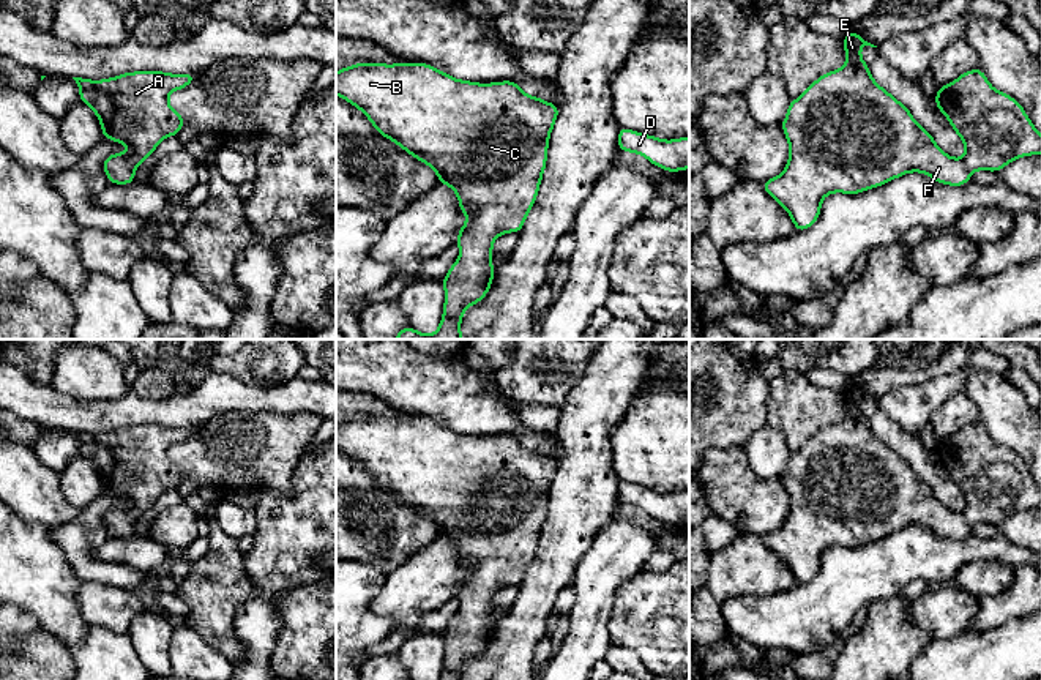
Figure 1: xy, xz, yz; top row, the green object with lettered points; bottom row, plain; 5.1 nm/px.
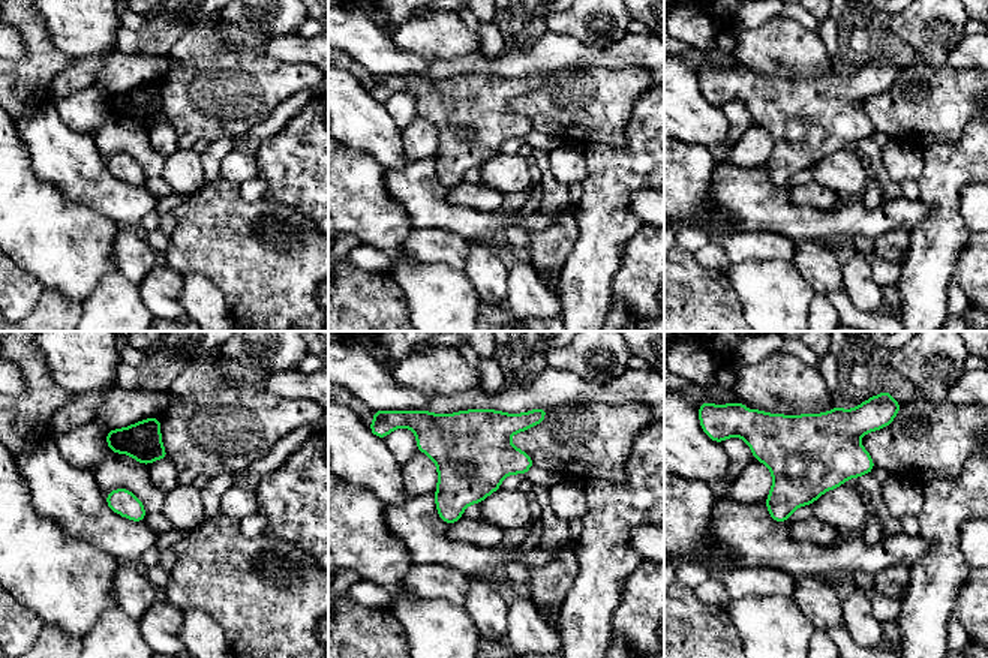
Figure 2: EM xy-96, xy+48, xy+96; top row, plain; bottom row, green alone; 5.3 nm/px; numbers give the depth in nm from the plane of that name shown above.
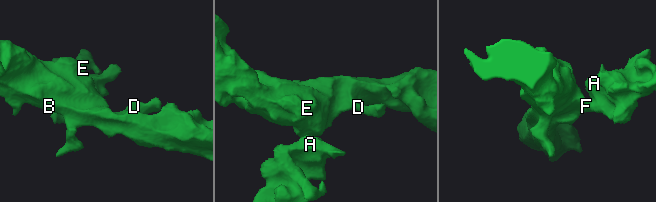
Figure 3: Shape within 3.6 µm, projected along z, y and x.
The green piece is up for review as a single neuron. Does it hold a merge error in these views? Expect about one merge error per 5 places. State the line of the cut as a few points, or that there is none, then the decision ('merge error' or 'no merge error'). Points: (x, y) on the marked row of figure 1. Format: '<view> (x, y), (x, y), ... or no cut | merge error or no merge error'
no cut | no merge error

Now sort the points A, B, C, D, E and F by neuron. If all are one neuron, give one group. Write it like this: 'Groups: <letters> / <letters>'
Groups: A B C D E F

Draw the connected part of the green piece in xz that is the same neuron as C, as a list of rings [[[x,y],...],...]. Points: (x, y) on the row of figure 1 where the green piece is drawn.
[[[426,63],[347,66],[336,73],[336,95],[358,107],[379,134],[431,166],[438,181],[456,191],[467,222],[456,240],[461,257],[443,278],[442,322],[434,334],[405,327],[394,339],[462,339],[464,312],[486,297],[495,275],[491,262],[494,240],[506,232],[517,234],[536,200],[558,106],[524,93],[511,80],[459,80]]]

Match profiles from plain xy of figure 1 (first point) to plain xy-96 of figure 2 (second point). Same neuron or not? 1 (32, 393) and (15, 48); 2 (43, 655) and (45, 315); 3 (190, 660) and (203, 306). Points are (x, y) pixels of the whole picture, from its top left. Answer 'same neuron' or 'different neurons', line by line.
1: same neuron
2: same neuron
3: same neuron

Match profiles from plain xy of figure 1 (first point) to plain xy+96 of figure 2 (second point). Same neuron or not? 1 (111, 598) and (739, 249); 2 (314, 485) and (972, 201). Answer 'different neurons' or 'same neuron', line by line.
1: same neuron
2: different neurons

